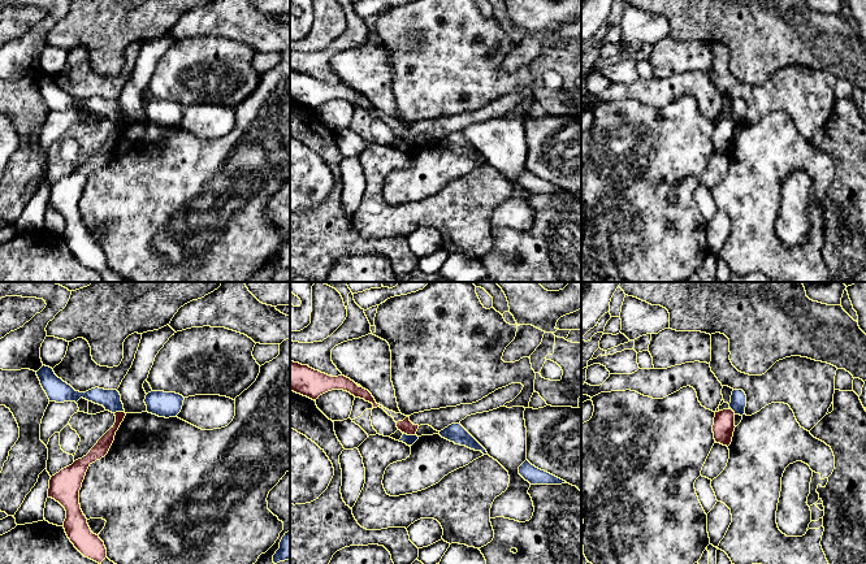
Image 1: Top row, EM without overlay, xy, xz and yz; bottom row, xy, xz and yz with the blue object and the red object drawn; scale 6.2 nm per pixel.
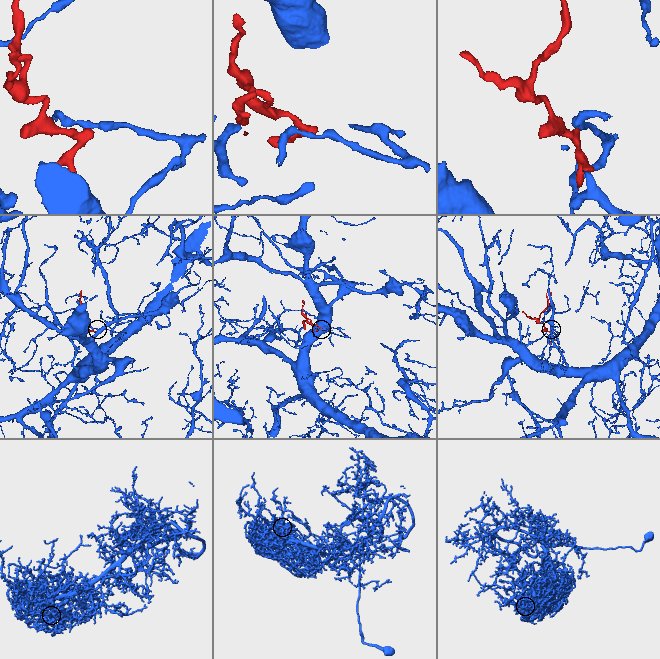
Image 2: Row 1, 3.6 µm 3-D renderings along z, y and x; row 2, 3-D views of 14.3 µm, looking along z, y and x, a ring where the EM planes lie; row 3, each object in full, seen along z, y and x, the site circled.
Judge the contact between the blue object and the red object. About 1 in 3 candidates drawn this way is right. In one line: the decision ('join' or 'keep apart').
keep apart

